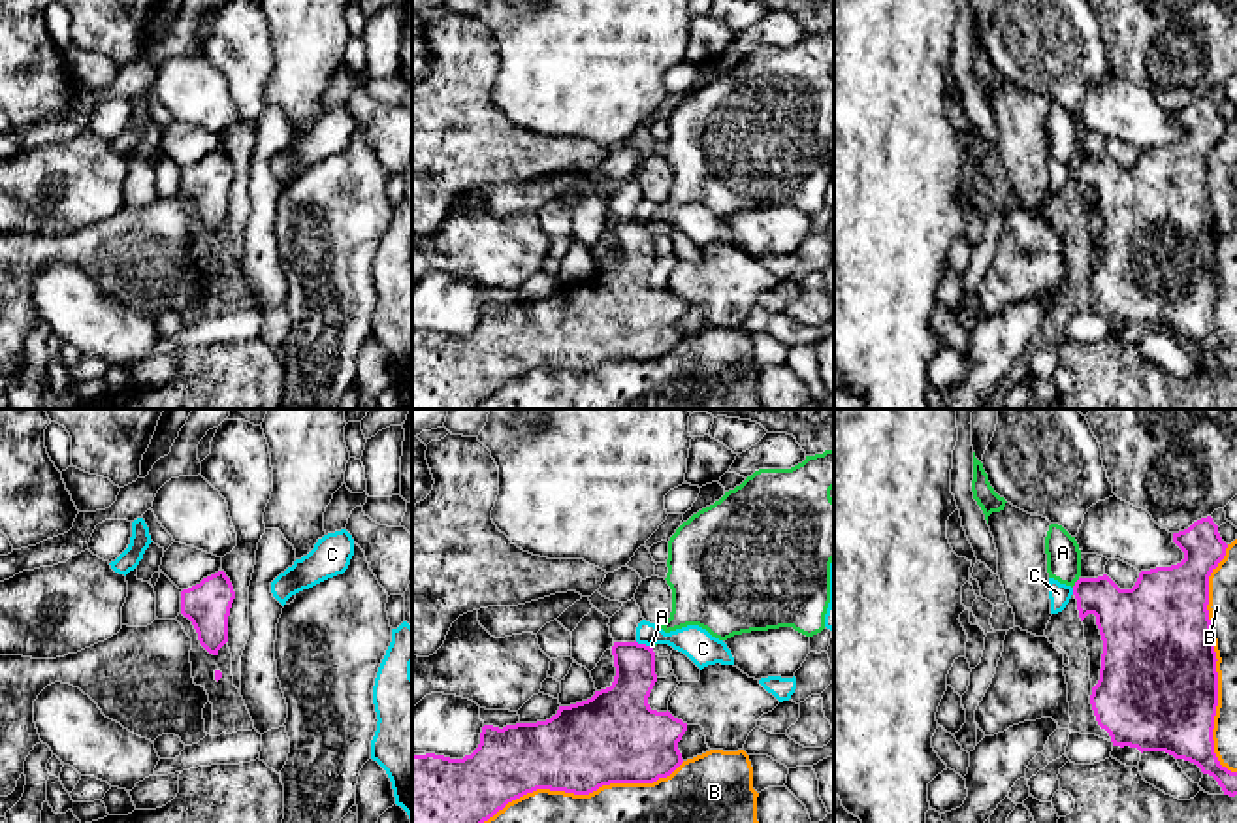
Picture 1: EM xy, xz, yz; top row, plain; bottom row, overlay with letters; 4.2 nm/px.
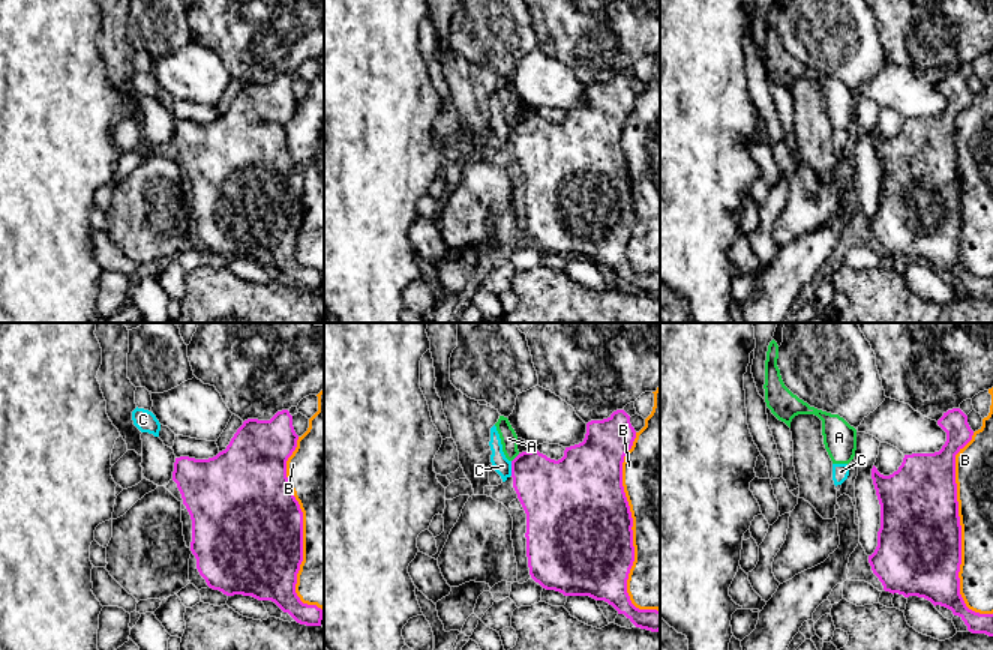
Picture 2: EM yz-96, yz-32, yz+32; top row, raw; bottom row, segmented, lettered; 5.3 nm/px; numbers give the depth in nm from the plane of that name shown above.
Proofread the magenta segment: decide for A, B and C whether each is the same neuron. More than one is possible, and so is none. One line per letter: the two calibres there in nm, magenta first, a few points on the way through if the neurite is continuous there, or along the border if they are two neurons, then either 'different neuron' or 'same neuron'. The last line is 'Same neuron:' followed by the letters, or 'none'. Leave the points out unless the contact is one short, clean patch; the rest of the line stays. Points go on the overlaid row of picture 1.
A: 240/140 nm | along yz (1079, 579), (1072, 586) | different neuron
B: 500/130 nm | different neuron
C: 180/140 nm | along xz (635, 641), (648, 646) | different neuron
Same neuron: none

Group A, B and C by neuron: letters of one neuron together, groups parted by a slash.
A / B / C

